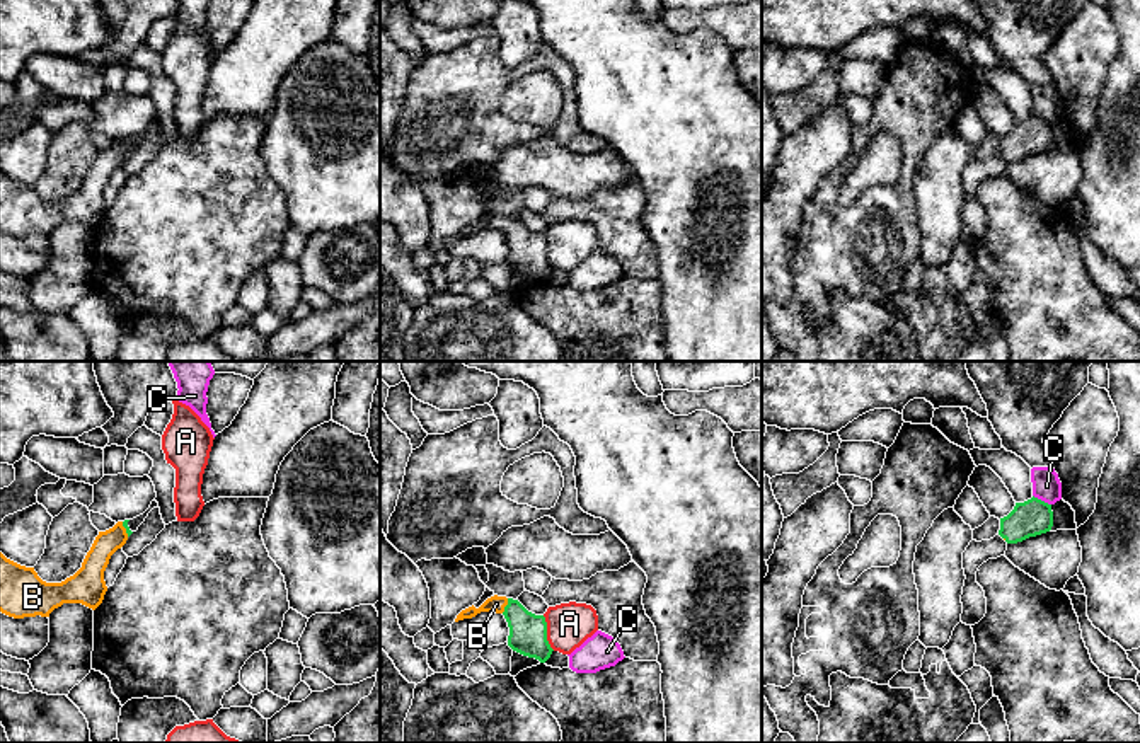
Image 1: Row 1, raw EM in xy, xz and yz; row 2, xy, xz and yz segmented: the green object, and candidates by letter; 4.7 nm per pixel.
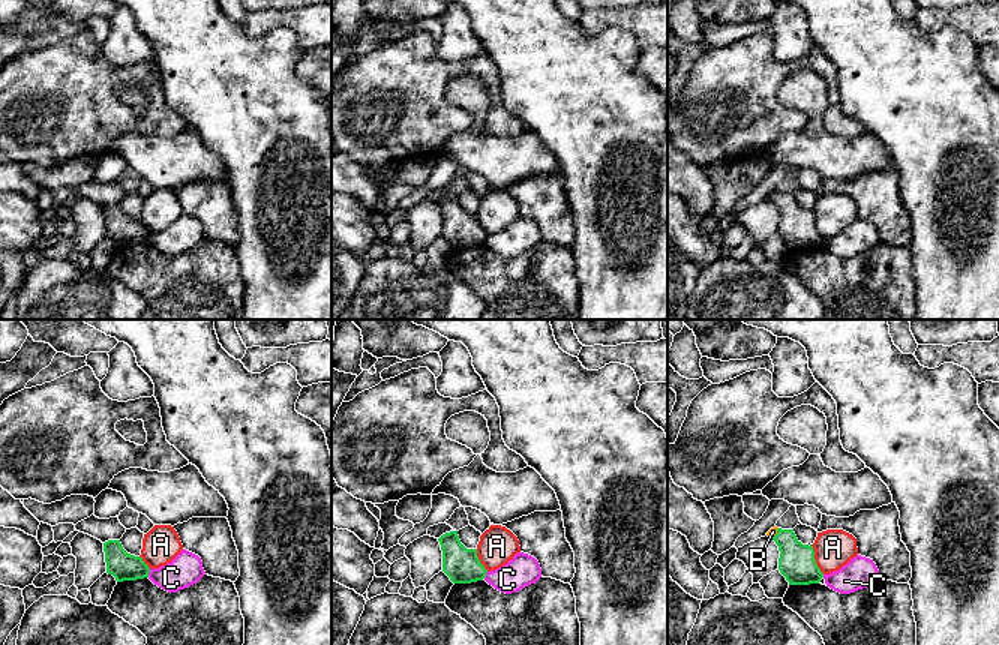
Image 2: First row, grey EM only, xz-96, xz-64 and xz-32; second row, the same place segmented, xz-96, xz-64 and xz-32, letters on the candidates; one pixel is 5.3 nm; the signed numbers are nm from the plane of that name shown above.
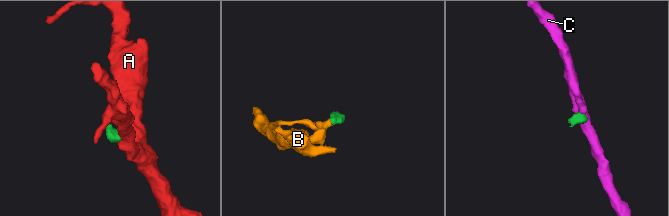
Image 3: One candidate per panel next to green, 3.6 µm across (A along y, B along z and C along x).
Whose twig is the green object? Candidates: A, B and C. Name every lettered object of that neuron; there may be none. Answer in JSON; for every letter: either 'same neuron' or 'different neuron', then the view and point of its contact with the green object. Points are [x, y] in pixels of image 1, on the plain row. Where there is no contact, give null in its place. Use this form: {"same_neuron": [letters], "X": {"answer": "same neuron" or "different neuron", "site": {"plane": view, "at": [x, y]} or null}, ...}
{"same_neuron": ["B"], "A": {"answer": "different neuron", "site": {"plane": "xz", "at": [546, 251]}}, "B": {"answer": "same neuron", "site": {"plane": "xz", "at": [506, 224]}}, "C": {"answer": "different neuron", "site": {"plane": "yz", "at": [1040, 118]}}}

